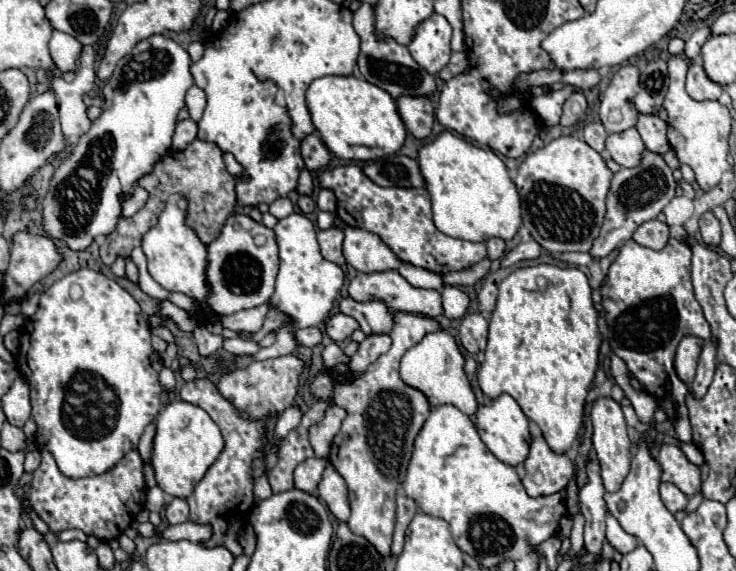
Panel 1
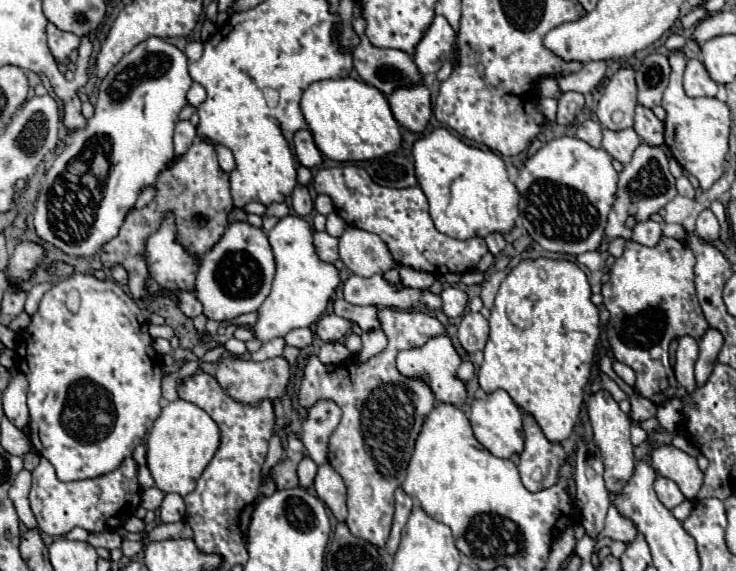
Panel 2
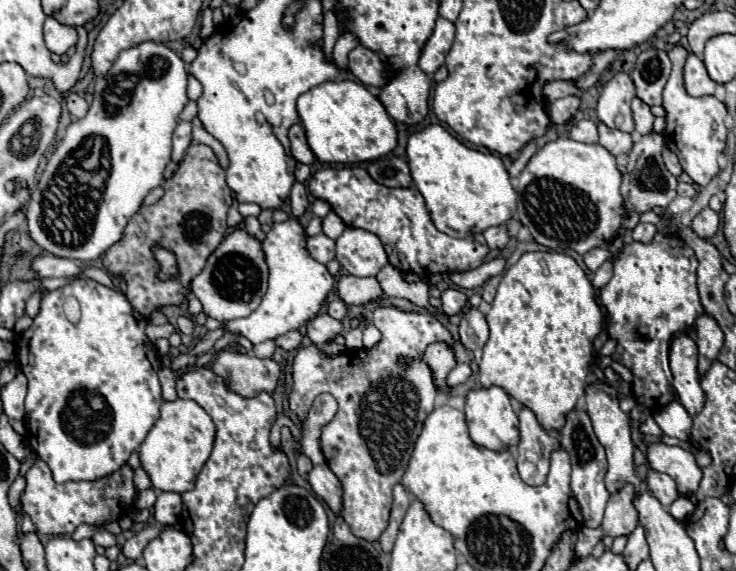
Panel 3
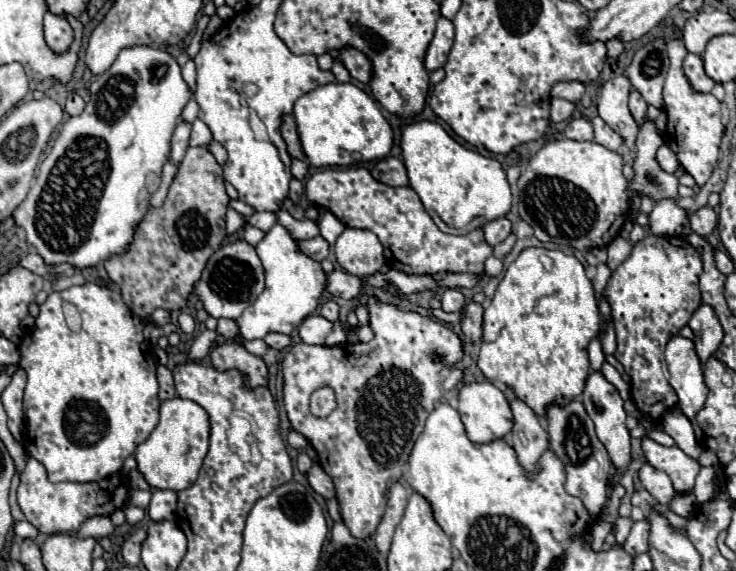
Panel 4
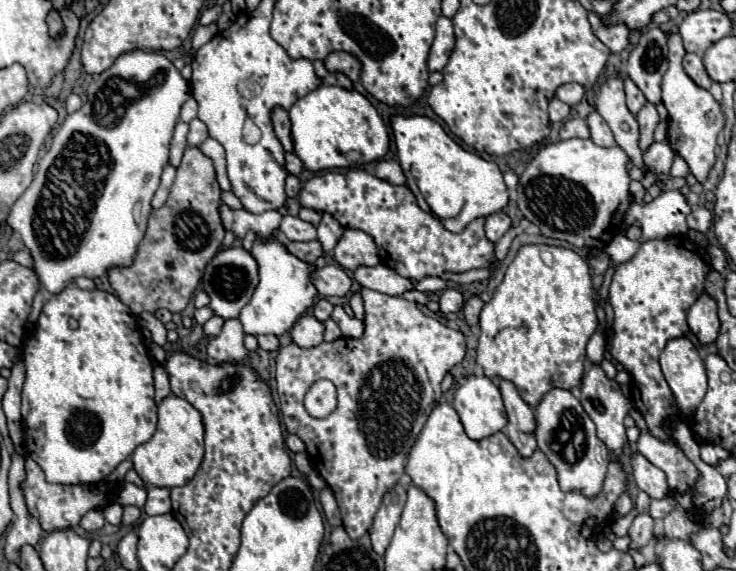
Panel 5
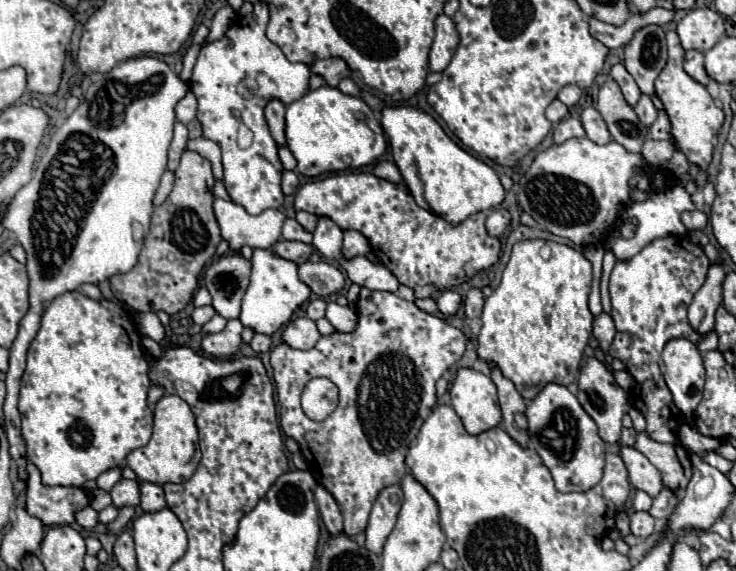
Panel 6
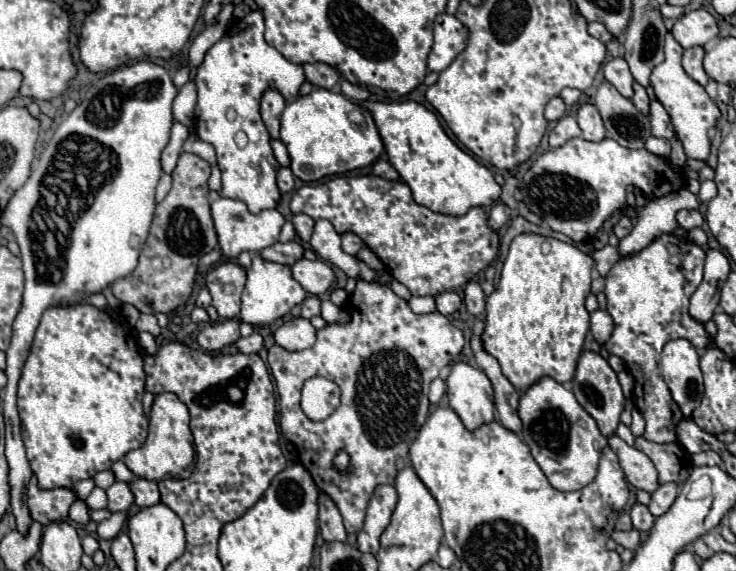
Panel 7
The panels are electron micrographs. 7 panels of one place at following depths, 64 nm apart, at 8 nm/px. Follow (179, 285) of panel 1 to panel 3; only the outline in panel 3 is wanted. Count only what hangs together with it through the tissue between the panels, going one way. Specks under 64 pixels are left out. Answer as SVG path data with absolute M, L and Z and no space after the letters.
M156 246L154 254L156 254L156 260L160 262L160 272L158 272L160 278L168 278L168 276L176 274L176 258L172 256L172 252Z

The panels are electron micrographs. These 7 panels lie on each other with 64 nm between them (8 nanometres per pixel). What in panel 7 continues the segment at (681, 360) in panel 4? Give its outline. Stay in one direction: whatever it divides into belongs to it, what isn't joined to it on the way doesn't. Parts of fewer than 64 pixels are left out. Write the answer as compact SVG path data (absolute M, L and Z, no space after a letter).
M678 338L664 344L660 372L686 418L690 418L694 408L700 406L700 400L704 396L702 370L698 362L700 356L688 340Z

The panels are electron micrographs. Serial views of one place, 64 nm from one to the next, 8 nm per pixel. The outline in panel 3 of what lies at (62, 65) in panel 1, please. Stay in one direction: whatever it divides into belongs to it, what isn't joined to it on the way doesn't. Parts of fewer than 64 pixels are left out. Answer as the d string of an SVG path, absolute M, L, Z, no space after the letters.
M48 16L44 22L44 40L46 40L46 46L50 52L64 56L76 44L78 36L72 26L64 26L58 20Z

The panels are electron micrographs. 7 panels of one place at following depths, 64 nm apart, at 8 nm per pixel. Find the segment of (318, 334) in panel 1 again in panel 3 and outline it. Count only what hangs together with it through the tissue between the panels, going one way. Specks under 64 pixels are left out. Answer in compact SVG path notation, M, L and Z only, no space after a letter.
M292 330L292 332L288 332L288 334L276 336L276 338L274 338L274 344L280 346L280 348L284 348L284 350L288 350L288 352L292 352L292 350L296 350L296 348L300 346L302 338L304 338L304 334L300 334L298 330Z

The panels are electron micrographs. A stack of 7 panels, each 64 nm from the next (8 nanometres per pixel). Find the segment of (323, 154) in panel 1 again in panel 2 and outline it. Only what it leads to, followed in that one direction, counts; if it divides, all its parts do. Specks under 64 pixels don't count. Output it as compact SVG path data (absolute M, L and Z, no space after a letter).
M298 130L294 134L294 152L296 152L296 158L300 160L300 164L306 168L316 168L324 160L320 156L320 150L312 144L312 134L308 130Z

